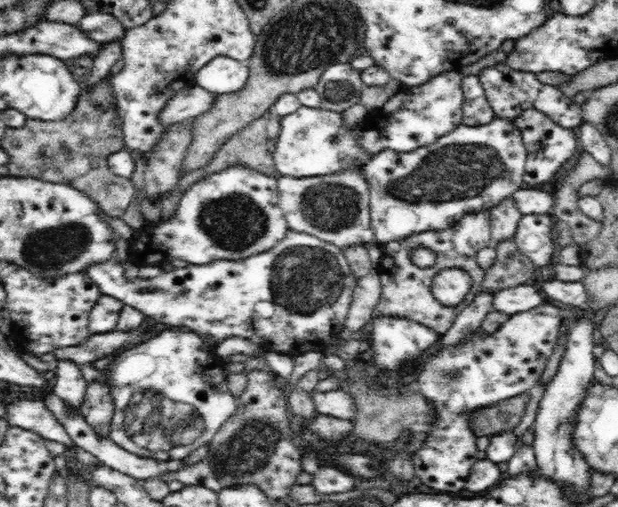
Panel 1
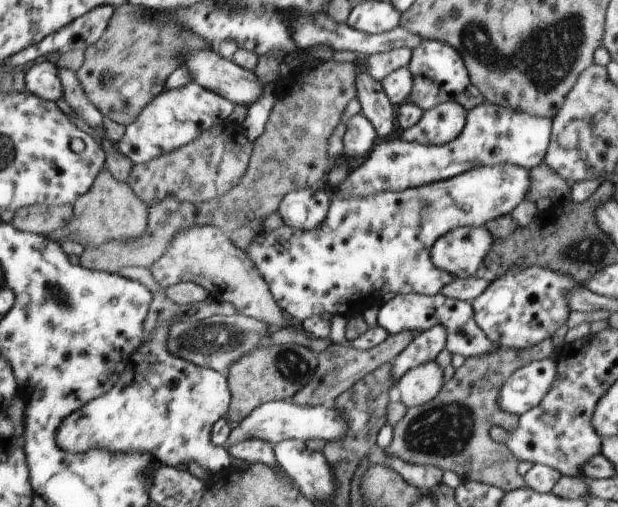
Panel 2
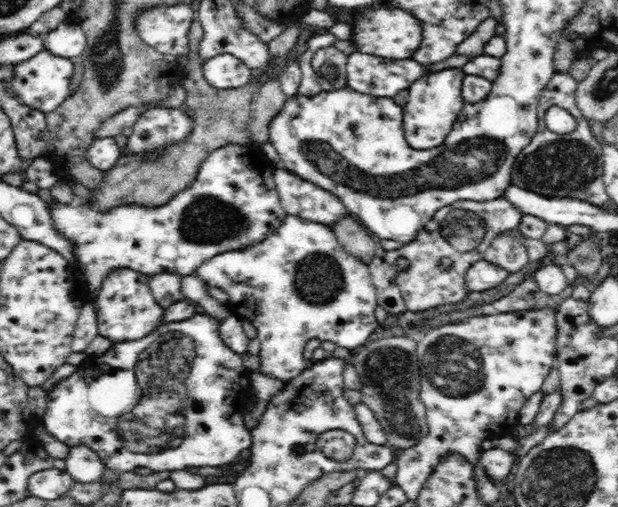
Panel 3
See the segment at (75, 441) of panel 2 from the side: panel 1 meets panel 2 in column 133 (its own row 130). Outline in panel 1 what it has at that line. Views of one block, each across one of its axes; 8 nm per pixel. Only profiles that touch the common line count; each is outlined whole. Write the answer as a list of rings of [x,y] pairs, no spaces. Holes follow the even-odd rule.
[[[446,71],[424,84],[400,88],[400,92],[396,92],[387,104],[370,109],[364,123],[354,127],[362,149],[370,155],[386,149],[412,152],[415,148],[434,144],[441,136],[452,132],[463,123],[462,79],[459,71]]]

